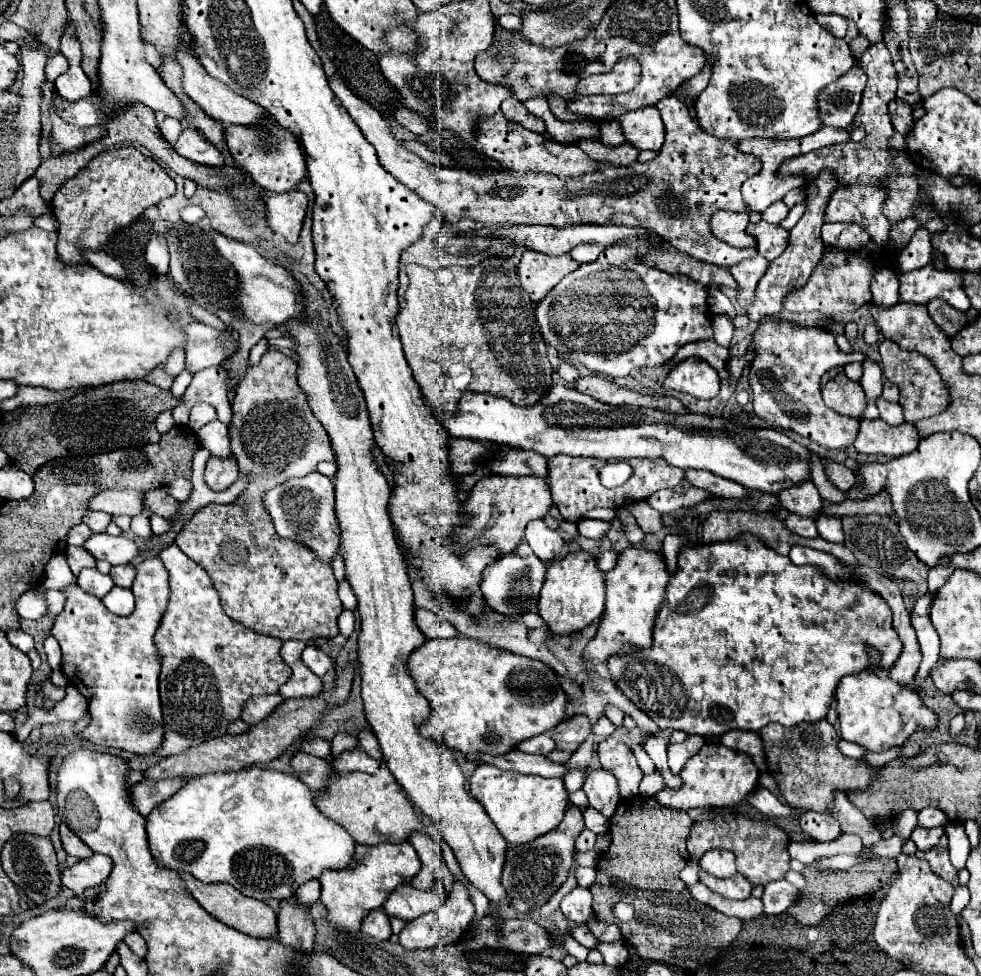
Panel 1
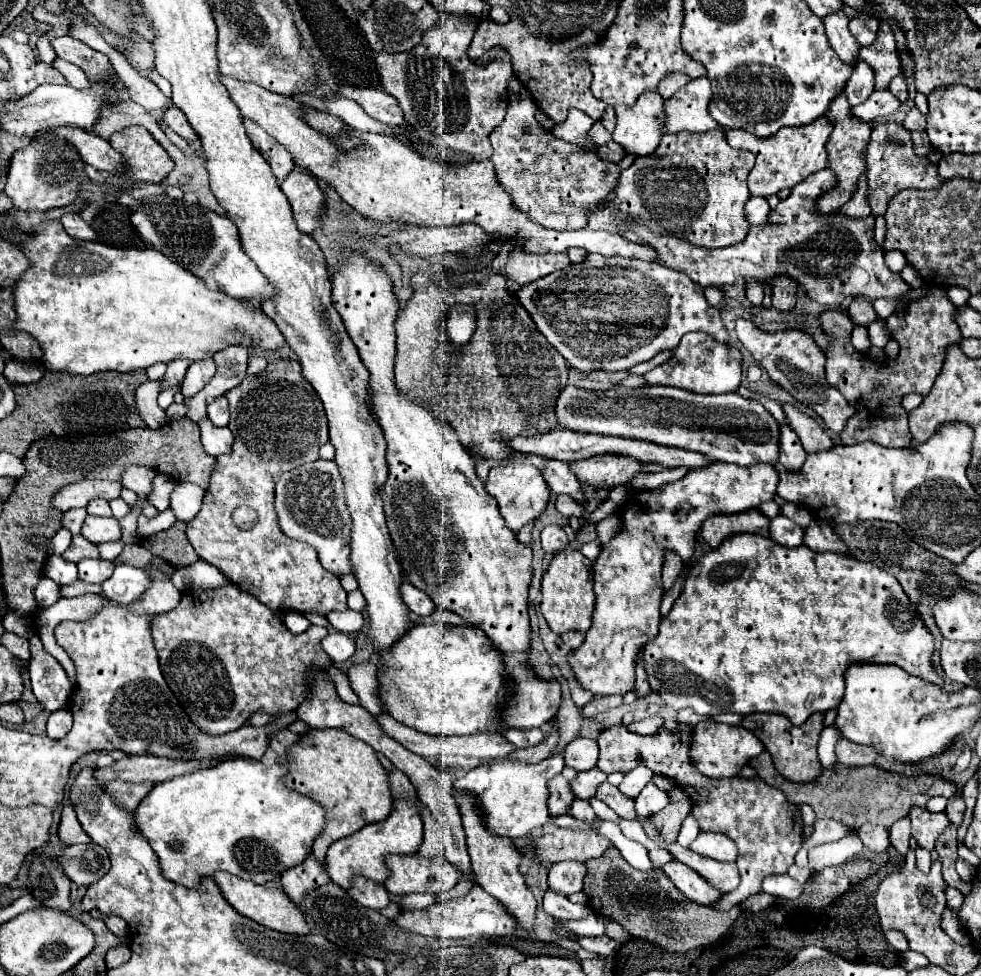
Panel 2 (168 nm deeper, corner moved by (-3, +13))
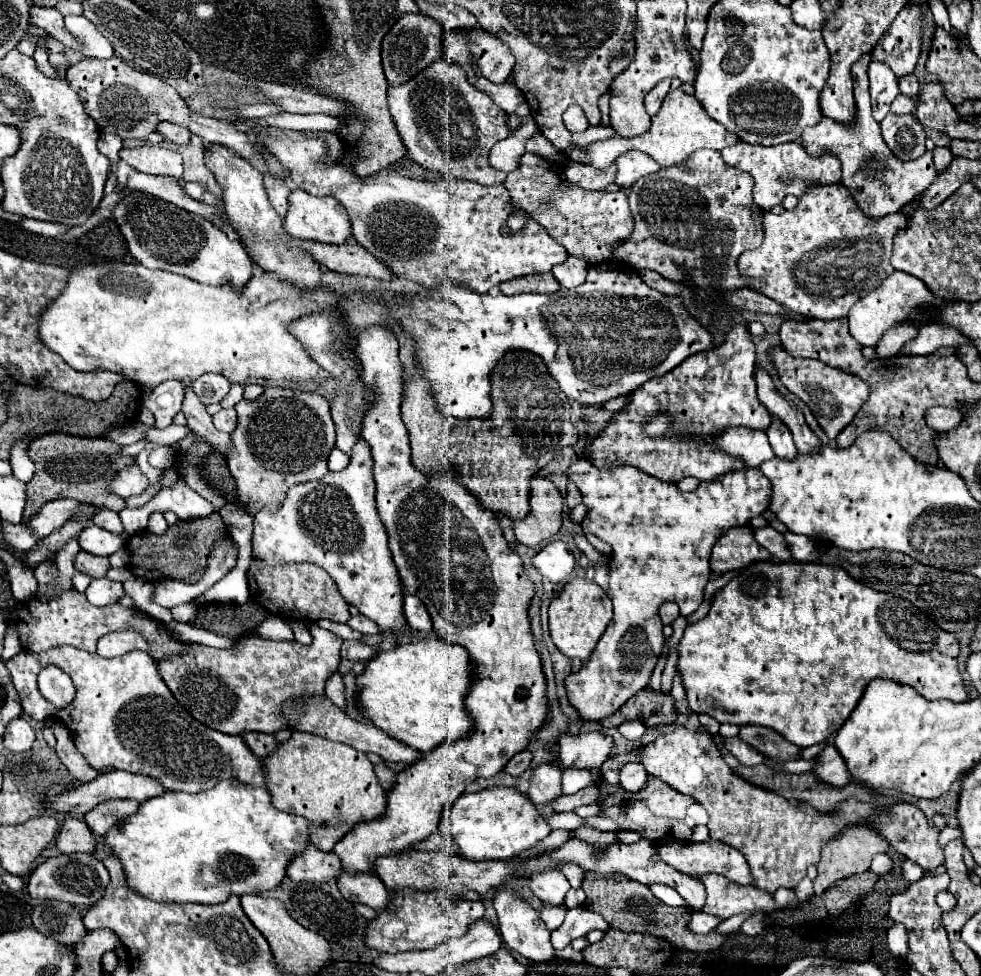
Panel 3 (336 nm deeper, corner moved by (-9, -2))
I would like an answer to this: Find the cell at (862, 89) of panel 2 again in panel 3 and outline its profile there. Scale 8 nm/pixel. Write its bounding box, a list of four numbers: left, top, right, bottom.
[869,62,899,122]

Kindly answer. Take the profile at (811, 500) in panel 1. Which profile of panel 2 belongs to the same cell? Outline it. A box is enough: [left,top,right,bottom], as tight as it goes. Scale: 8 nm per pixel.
[779,425,807,473]

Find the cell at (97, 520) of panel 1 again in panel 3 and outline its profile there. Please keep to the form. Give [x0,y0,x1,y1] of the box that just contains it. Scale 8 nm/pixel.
[93,510,123,534]

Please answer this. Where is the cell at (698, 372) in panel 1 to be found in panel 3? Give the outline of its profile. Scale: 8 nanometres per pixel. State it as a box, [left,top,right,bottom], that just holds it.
[587,324,771,482]

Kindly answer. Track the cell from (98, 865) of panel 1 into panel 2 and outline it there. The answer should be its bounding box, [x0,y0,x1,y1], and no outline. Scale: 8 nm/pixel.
[57,843,109,885]

